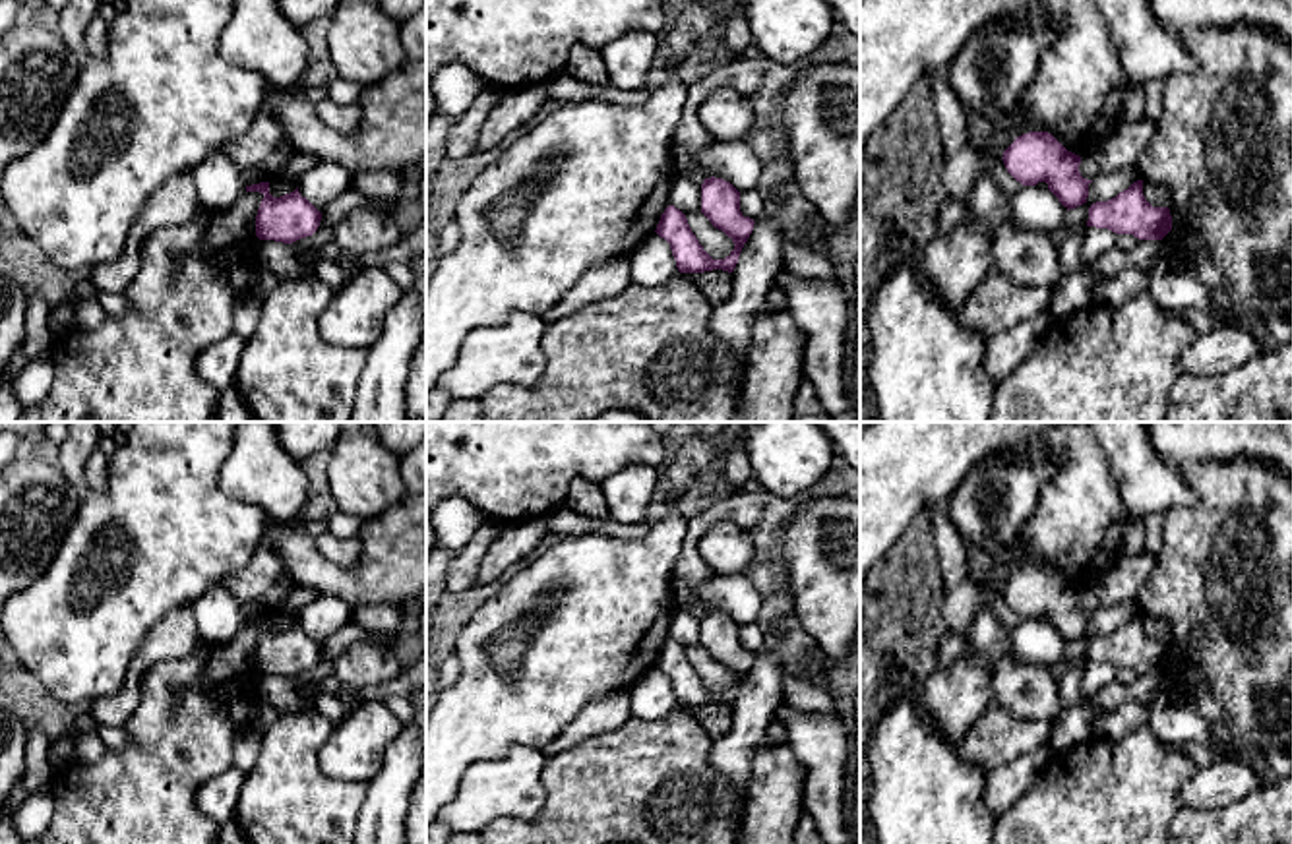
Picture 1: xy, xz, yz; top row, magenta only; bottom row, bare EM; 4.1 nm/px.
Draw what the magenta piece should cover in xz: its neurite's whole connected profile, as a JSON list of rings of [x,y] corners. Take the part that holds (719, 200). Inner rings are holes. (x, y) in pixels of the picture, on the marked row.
[[[705,178],[701,184],[701,213],[734,242],[734,250],[724,259],[713,259],[703,250],[686,215],[674,205],[664,209],[655,232],[670,244],[680,273],[713,269],[732,273],[755,225],[740,211],[740,192],[723,178]]]

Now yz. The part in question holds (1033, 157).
[[[1023,134],[1003,151],[1001,159],[1007,172],[1023,186],[1046,182],[1067,211],[1087,203],[1092,180],[1081,176],[1081,157],[1067,151],[1052,134]]]

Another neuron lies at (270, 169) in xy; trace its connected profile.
[[[285,143],[273,155],[269,155],[261,165],[252,166],[252,168],[240,168],[244,186],[275,180],[279,176],[279,172],[283,170],[285,163],[294,153],[296,153],[294,145]]]

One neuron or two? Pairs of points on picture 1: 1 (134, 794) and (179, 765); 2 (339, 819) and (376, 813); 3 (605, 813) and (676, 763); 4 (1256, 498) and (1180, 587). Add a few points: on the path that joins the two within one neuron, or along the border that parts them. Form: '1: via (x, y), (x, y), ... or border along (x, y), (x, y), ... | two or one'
1: via (146, 788), (167, 767) | one
2: border along (369, 784), (369, 794), (355, 823) | two
3: via (622, 796), (634, 784), (647, 783), (659, 771) | one
4: via (1230, 508), (1229, 525), (1209, 544), (1203, 562) | one

